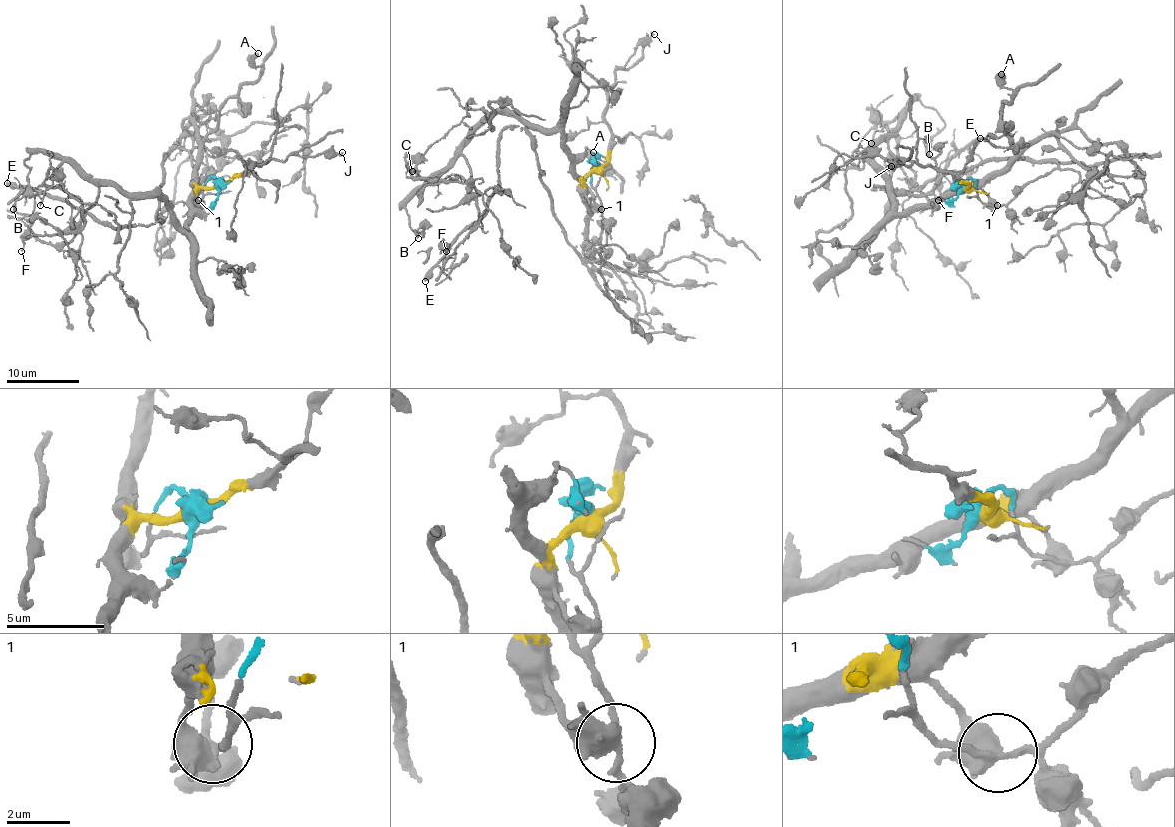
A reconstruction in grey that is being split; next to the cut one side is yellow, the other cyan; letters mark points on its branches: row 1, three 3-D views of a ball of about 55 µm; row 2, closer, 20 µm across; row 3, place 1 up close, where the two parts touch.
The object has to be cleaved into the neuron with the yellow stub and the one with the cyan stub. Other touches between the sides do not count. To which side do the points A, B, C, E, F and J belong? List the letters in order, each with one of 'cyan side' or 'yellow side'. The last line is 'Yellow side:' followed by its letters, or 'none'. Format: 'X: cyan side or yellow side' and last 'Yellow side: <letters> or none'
A: yellow side
B: yellow side
C: yellow side
E: cyan side
F: cyan side
J: yellow side
Yellow side: A, B, C, J

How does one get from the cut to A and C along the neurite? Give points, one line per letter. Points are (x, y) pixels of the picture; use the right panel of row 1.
A: (962, 187), (982, 183), (1014, 155), (1001, 109), (1004, 102), (1008, 104), (1012, 92), (1003, 85), (1001, 73)
C: (962, 187), (899, 213), (890, 181), (864, 157), (875, 143), (891, 138), (902, 112), (871, 143)

